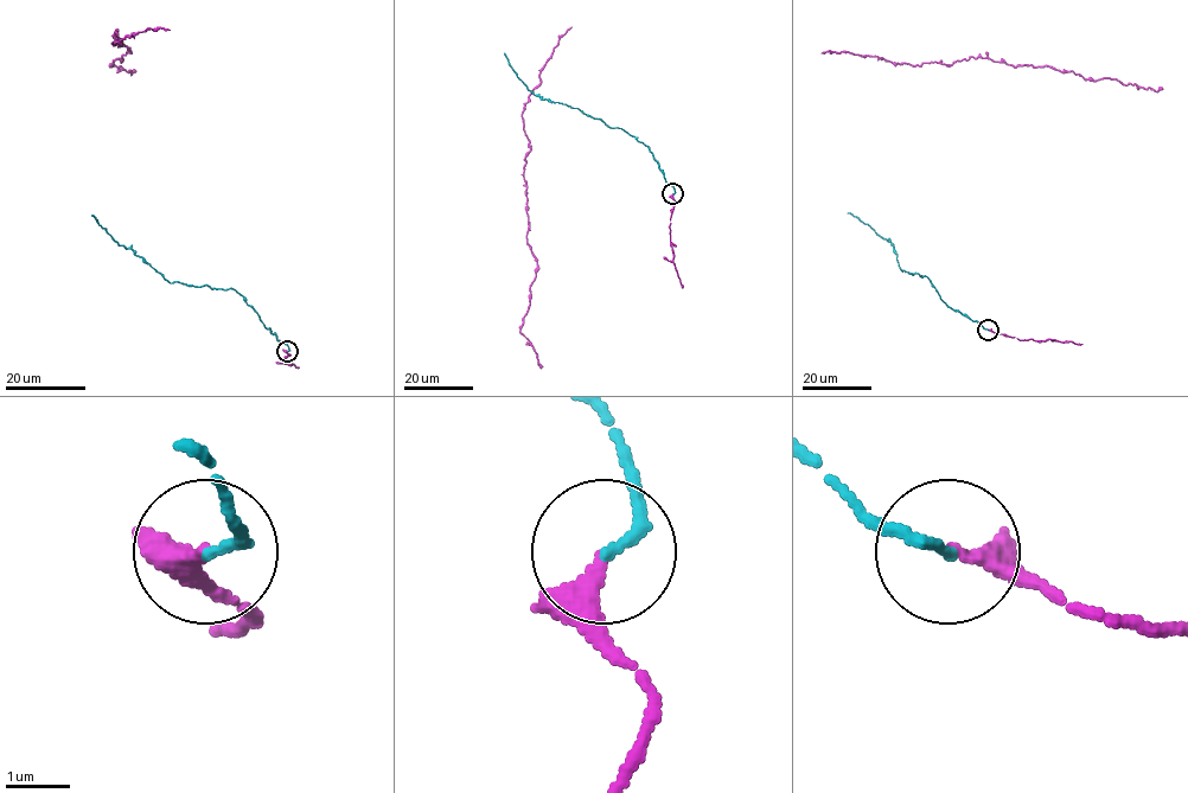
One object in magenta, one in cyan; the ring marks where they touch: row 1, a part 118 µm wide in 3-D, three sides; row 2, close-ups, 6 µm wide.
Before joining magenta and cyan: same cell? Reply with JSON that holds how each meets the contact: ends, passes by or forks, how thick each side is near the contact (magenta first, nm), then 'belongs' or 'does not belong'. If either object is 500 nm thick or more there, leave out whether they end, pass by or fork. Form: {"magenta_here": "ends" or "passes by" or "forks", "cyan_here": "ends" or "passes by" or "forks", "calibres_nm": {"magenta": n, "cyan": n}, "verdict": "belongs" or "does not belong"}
{"magenta_here": "passes by", "cyan_here": "ends", "calibres_nm": {"magenta": 200, "cyan": 180}, "verdict": "belongs"}

